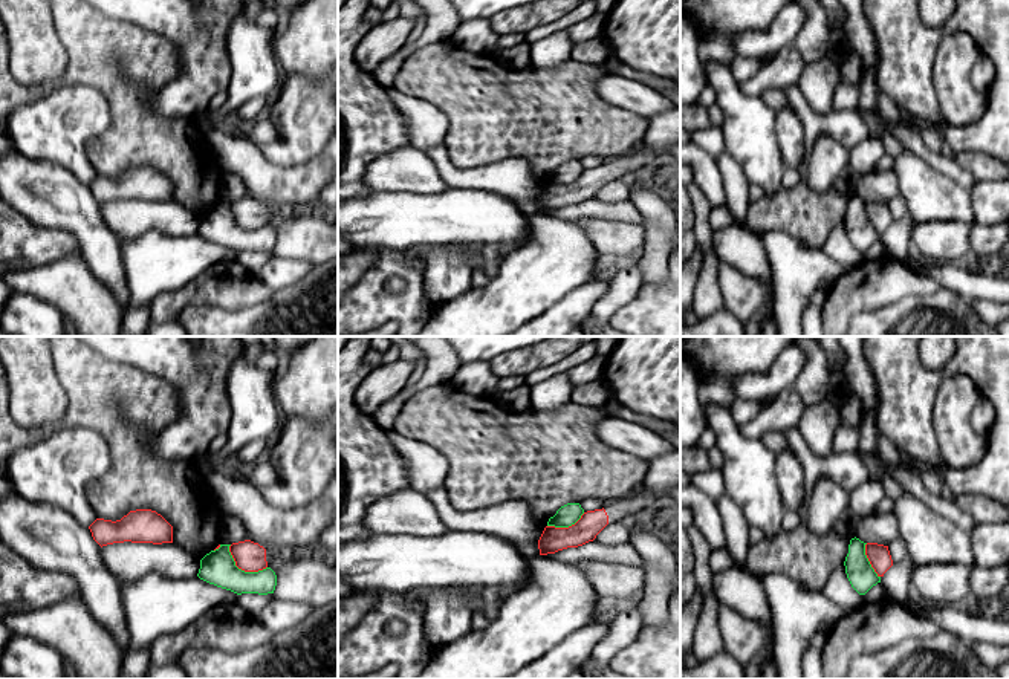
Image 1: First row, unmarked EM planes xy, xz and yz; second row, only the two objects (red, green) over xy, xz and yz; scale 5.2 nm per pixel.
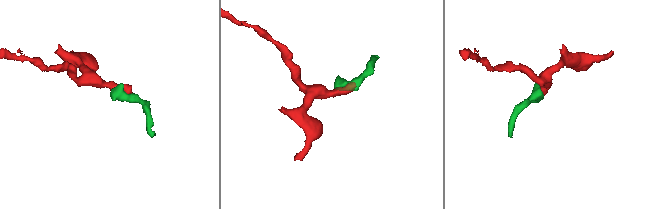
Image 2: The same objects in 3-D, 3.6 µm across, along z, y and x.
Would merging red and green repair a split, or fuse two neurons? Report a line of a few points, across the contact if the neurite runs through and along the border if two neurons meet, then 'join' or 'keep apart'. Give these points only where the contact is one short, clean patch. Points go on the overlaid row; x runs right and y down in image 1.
xy (230, 545), (230, 554), (239, 568), (266, 568) | keep apart

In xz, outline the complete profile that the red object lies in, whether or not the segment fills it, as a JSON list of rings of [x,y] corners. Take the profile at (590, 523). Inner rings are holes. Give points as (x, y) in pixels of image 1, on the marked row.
[[[680,450],[648,460],[648,471],[641,486],[624,499],[605,502],[602,509],[587,511],[569,528],[546,526],[540,540],[540,555],[555,554],[567,547],[578,547],[593,541],[610,523],[636,514],[653,499],[680,485]]]

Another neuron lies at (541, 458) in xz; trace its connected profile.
[[[451,382],[416,391],[405,401],[393,430],[434,447],[448,460],[445,489],[457,511],[475,511],[504,502],[529,505],[532,518],[547,526],[567,503],[584,499],[613,502],[634,492],[648,471],[648,460],[604,443],[596,434],[601,408],[567,402],[553,411],[514,413],[495,398],[472,396]]]

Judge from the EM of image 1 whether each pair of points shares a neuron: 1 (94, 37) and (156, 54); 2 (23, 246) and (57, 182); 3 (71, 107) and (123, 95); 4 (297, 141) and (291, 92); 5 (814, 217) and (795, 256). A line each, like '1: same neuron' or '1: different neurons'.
1: same neuron
2: different neurons
3: different neurons
4: same neuron
5: different neurons

